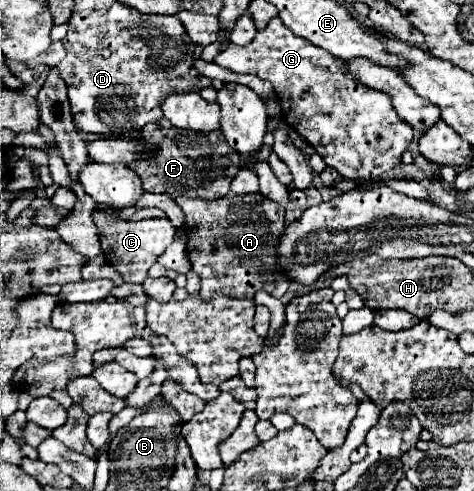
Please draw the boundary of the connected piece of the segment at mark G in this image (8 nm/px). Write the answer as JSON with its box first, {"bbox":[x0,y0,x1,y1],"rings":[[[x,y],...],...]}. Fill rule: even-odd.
{"bbox":[214,17,414,183],"rings":[[[278,17],[272,19],[262,31],[258,31],[248,45],[242,47],[228,43],[226,49],[214,57],[214,63],[234,73],[254,73],[260,79],[270,81],[282,105],[282,119],[316,149],[328,167],[336,169],[344,179],[366,183],[378,181],[384,173],[392,171],[400,163],[402,153],[408,149],[414,137],[414,129],[398,117],[386,93],[352,81],[350,75],[344,75],[344,65],[336,63],[336,57],[330,57],[330,53],[324,49],[318,49],[316,45],[310,45],[310,41],[290,33],[282,21],[278,21]]]}

